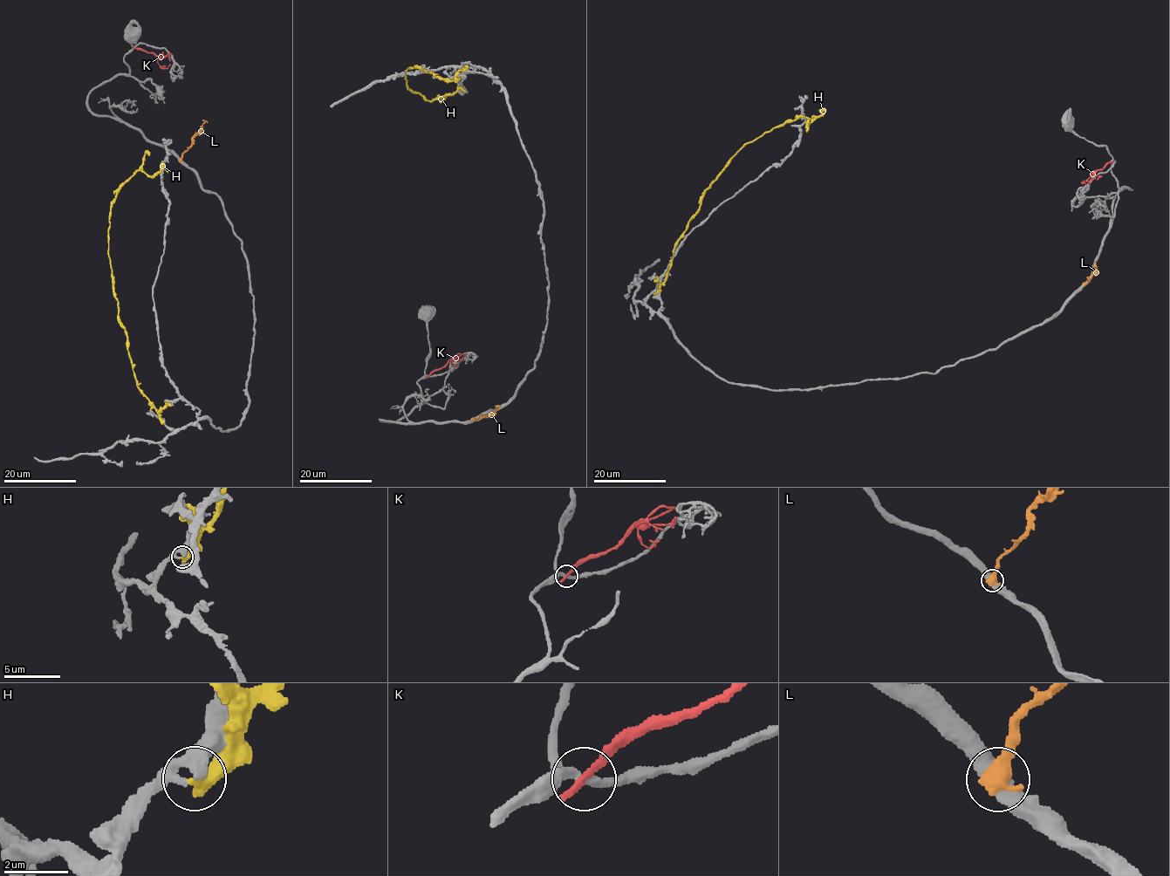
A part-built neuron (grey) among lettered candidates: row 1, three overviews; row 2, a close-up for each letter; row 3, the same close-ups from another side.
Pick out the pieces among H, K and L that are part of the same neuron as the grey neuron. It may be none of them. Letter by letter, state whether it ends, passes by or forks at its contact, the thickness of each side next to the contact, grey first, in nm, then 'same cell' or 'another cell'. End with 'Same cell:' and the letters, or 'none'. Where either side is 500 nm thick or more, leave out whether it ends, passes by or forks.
H: it ends; calibres 280 and 480 nm; another cell
K: it ends; calibres 240 and 280 nm; another cell
L: calibres 500 and 550 nm; another cell
Same cell: none

